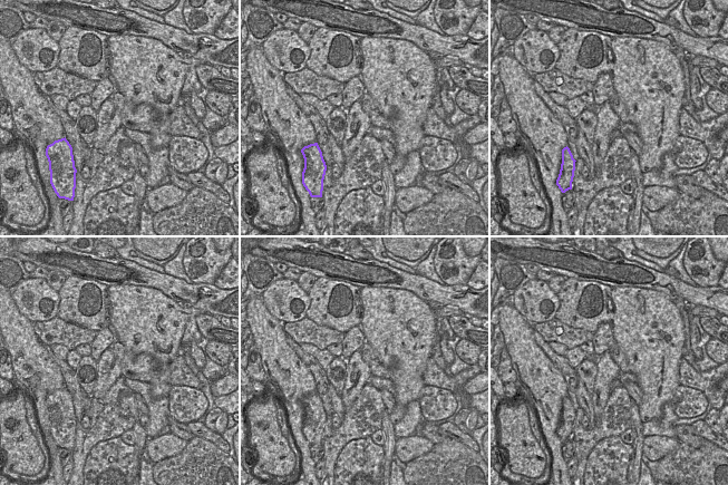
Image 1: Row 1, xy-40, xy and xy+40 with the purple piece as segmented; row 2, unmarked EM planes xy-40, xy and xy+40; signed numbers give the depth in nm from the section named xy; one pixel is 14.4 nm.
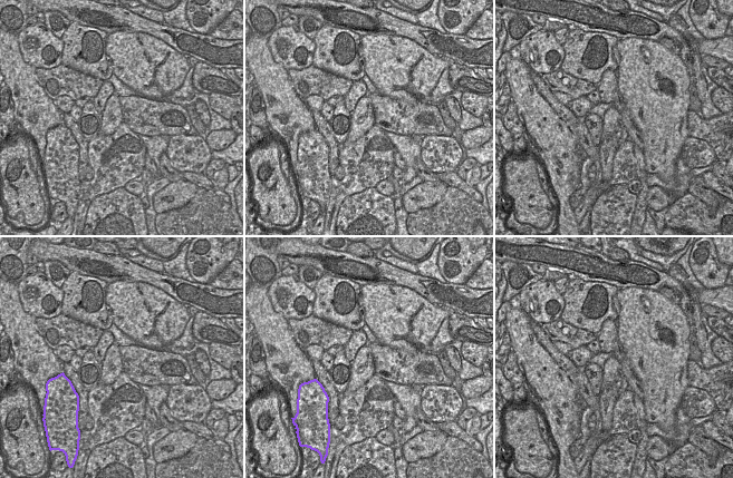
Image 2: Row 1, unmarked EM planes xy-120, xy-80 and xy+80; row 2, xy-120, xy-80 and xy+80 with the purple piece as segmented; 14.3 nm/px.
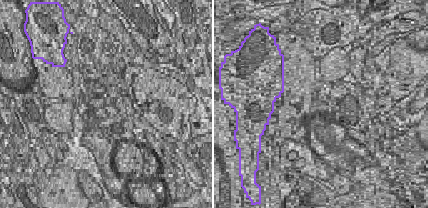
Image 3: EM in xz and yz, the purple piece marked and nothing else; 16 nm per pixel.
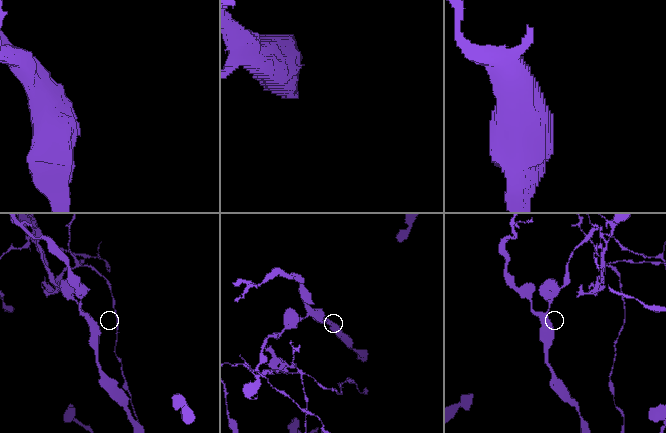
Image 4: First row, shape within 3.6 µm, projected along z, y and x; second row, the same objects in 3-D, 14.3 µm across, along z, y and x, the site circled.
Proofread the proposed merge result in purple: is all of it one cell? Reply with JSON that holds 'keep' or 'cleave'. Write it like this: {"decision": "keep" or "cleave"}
{"decision": "cleave"}

